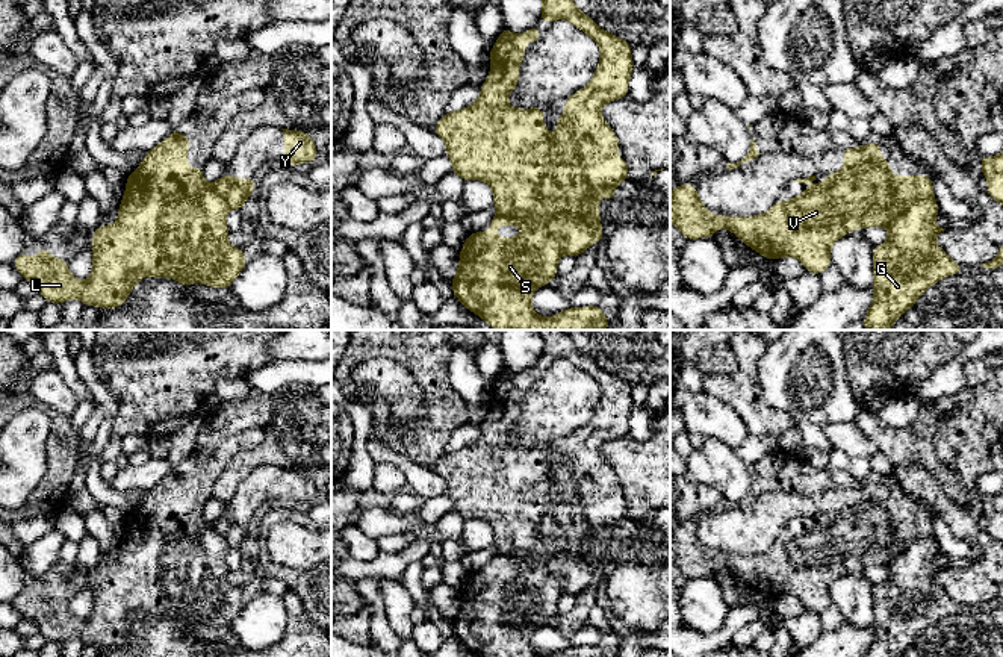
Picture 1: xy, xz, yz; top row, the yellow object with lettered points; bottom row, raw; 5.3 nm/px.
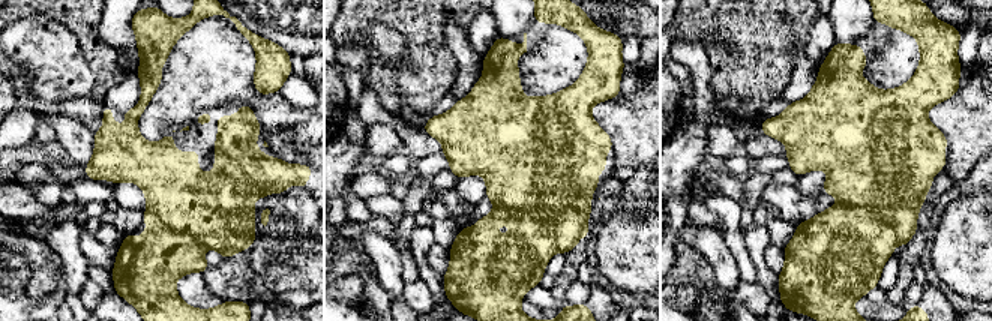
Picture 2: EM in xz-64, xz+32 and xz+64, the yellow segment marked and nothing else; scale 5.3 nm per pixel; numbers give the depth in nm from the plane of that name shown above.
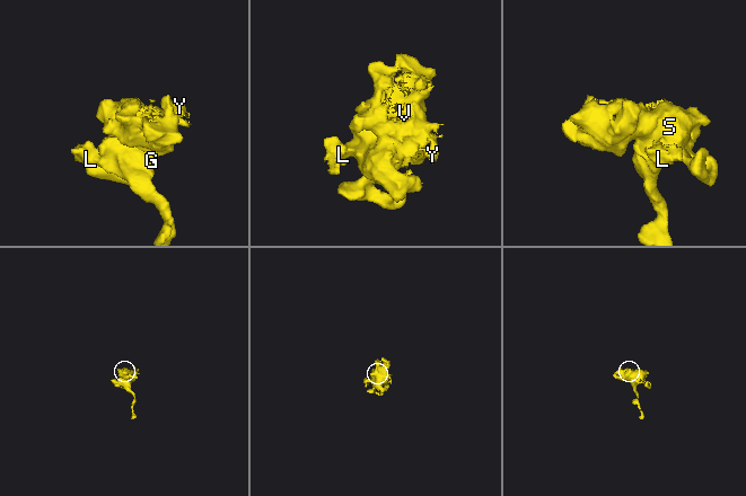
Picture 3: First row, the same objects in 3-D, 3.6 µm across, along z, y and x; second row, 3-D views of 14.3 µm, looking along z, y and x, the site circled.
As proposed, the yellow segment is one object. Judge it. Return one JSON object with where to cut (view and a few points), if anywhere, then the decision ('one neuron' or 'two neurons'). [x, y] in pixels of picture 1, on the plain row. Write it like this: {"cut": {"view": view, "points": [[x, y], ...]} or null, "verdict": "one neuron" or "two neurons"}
{"cut": {"view": "xz", "points": [[521, 563], [542, 563], [558, 580], [565, 592]]}, "verdict": "two neurons"}

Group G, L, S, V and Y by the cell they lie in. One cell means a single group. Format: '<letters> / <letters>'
G L S / V Y

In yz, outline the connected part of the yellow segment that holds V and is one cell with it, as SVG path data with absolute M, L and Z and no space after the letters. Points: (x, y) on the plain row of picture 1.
M880 483L844 487L844 507L826 512L829 518L806 528L802 534L775 545L756 556L711 554L697 536L694 524L679 524L670 531L670 560L687 578L713 577L719 566L726 566L746 584L773 599L782 595L797 596L812 613L824 610L831 601L832 583L850 569L871 565L888 566L906 546L933 534L930 515L893 515L890 500L880 498Z

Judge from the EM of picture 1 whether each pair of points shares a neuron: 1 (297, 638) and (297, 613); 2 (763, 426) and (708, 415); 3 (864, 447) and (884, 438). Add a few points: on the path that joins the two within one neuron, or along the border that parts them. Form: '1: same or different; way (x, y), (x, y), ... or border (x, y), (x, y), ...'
1: same; way (297, 632), (297, 619)
2: different; border (716, 397), (737, 414), (749, 433)
3: different; border (852, 421), (879, 450)

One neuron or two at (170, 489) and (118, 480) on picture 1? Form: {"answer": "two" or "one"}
{"answer": "two"}

